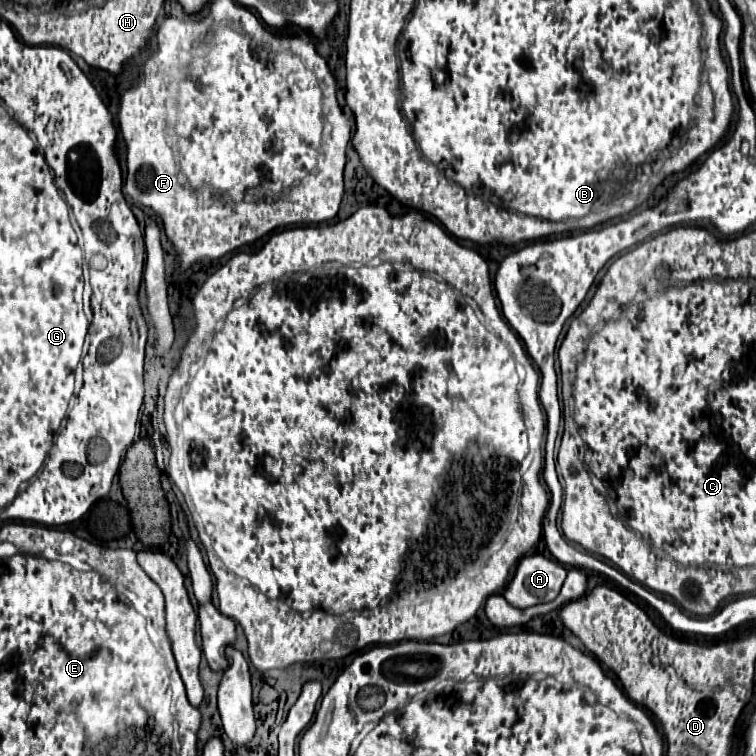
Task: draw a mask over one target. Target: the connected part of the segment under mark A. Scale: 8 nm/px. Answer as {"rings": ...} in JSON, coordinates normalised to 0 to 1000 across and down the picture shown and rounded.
{"rings":[[[696,734],[688,739],[677,769],[664,782],[667,792],[685,806],[730,795],[749,766],[749,750],[720,734]]]}

